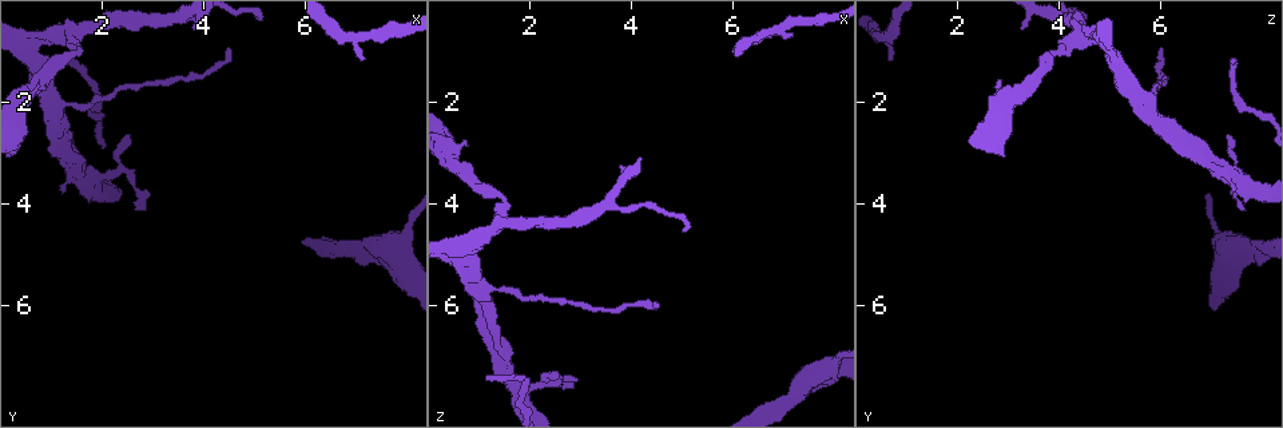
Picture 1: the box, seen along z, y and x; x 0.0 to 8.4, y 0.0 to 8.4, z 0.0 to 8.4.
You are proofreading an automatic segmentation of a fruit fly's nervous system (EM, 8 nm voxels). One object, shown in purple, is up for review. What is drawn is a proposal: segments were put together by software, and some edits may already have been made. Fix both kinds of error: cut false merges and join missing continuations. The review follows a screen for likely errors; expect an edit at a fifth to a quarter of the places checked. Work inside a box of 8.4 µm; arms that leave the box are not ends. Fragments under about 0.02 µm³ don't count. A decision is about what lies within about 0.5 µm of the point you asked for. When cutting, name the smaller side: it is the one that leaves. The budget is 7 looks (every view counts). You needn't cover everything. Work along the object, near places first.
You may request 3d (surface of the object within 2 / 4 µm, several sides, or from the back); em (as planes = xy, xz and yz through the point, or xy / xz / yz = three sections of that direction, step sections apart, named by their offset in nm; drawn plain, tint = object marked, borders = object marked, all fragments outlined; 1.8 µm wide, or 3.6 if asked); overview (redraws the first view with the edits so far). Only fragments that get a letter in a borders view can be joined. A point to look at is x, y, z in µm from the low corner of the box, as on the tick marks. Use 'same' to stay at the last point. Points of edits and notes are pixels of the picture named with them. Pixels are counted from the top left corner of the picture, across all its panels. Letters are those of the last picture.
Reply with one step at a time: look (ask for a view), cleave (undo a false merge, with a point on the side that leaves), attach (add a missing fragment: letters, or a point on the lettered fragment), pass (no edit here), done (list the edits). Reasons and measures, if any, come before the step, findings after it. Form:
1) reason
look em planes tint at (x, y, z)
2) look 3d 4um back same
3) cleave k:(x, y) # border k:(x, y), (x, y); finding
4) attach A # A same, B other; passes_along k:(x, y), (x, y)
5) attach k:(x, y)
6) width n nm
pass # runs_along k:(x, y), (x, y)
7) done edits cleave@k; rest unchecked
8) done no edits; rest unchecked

an open end
look em planes borders at (7.20, 1.20, 0.65)

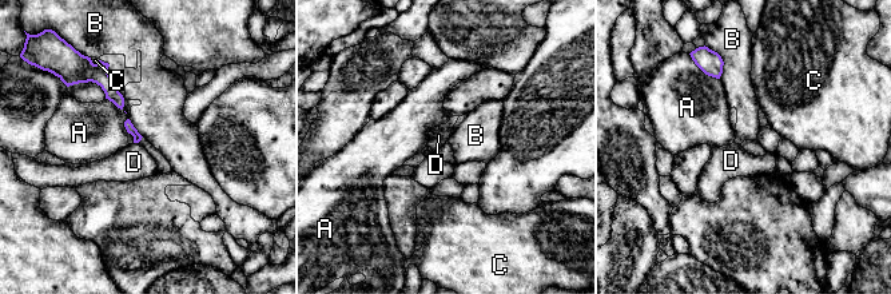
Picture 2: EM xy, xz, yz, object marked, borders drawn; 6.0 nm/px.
pass # A other, B other, C other, D other; border 2:(134, 142), (138, 143); no lettered fragment goes on from it

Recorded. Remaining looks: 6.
three-way junction
look 3d 4um back at (1.05, 2.10, 5.65)

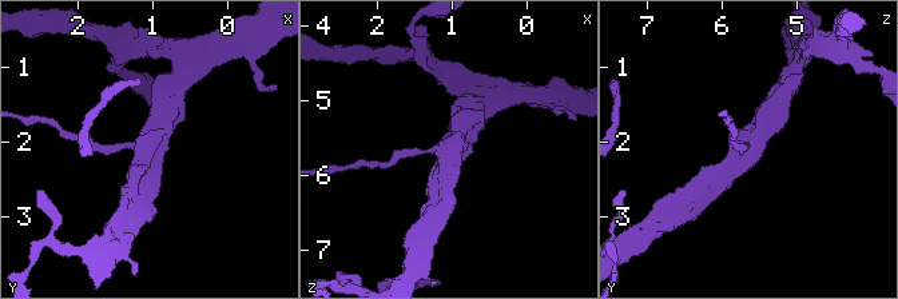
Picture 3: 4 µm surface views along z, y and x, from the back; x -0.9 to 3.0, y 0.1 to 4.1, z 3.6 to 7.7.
shape alone is not enough
look em 3.6um planes plain at (1.05, 2.10, 5.70)

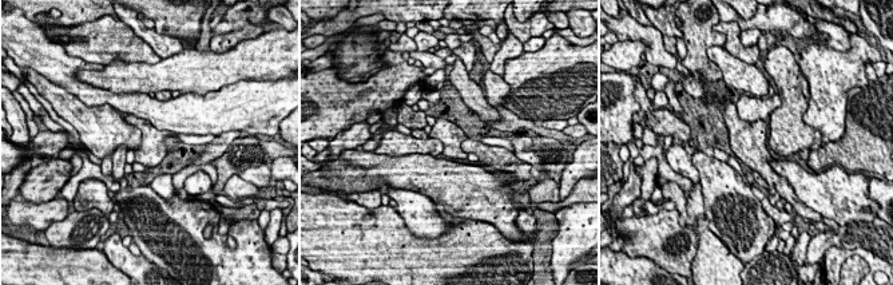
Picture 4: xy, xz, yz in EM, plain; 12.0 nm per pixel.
look em 3.6um planes borders same

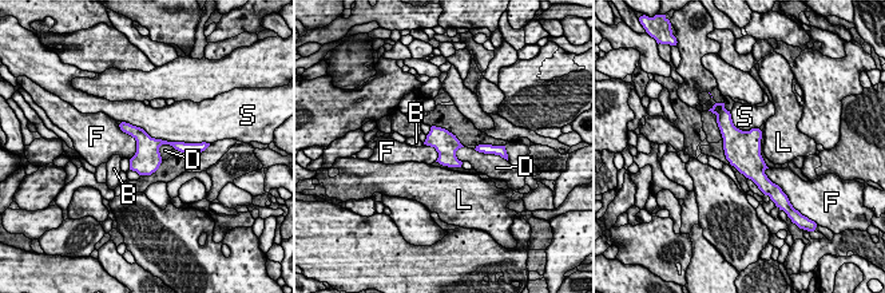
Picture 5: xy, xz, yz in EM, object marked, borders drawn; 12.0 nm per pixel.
pass # B other, D other, F other, L other, S other; border 5:(118, 125), (135, 141), (130, 159); one neuron here

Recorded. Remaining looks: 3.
free end
look 3d 4um at (2.50, 2.60, 7.25)

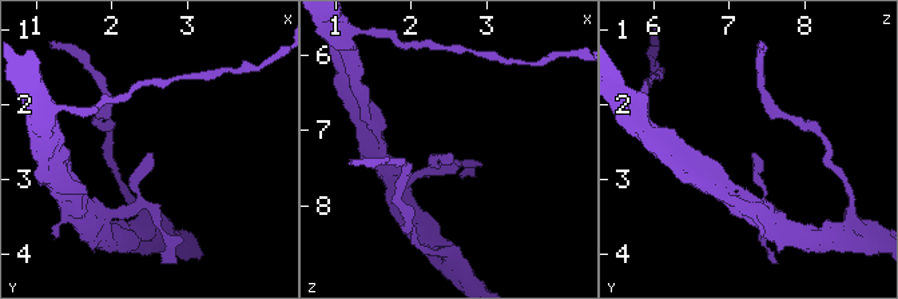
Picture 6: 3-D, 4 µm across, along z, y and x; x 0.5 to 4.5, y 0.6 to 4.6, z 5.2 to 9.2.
shape alone is not enough
look em 3.6um planes borders at (2.55, 2.65, 7.30)

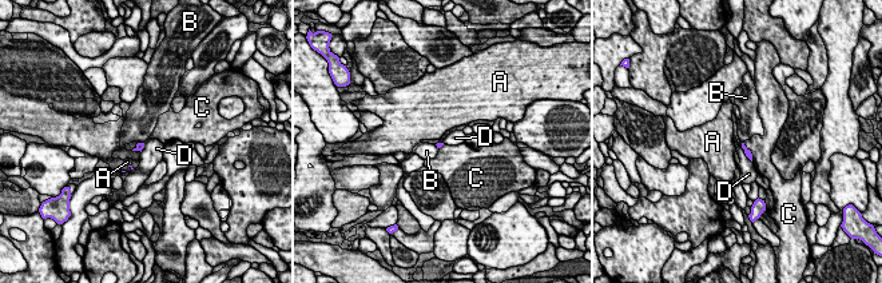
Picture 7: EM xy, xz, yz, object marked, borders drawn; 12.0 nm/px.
pass # A other, B other, C other, D other; none of them fits

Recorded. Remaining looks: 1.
done no edits; rest unchecked

